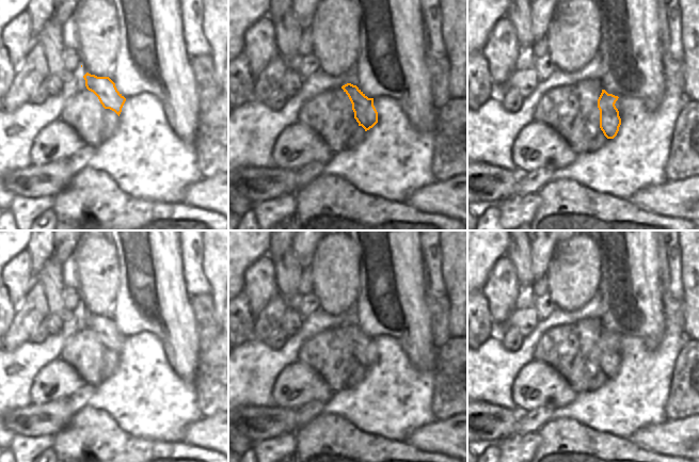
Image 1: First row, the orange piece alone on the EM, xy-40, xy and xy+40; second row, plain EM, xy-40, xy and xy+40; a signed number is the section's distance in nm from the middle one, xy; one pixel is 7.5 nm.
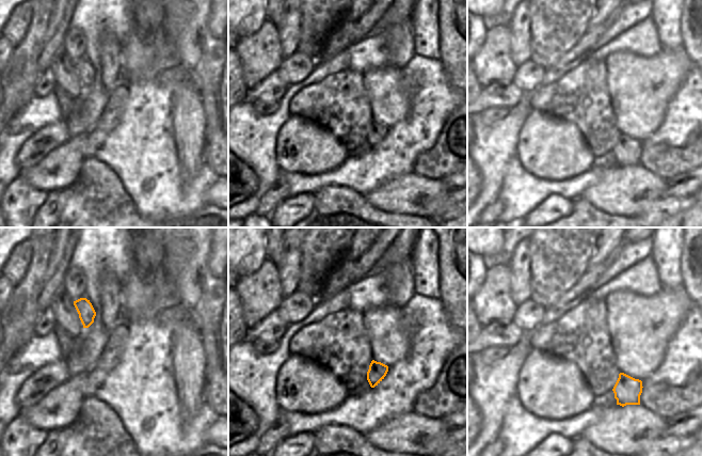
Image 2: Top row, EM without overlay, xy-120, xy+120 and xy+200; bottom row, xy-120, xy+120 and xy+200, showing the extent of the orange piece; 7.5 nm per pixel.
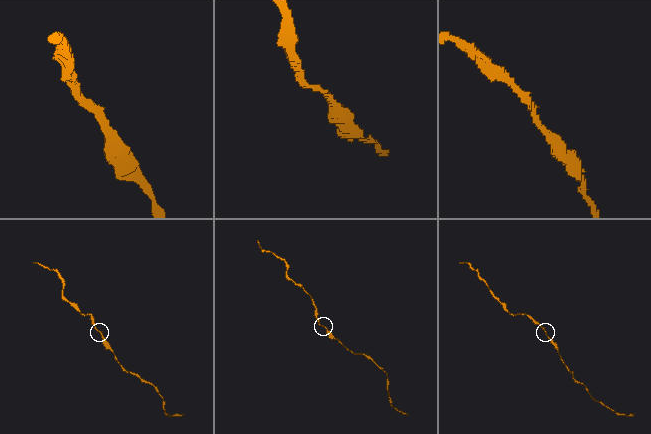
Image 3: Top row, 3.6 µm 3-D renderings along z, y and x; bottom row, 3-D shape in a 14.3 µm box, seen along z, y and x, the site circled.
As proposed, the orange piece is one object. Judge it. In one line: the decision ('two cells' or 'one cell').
one cell

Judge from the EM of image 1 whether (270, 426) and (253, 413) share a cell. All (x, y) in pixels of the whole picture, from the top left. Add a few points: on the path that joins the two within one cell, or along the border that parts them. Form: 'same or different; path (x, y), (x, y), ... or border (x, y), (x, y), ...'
same; path (266, 423), (263, 423), (257, 417)

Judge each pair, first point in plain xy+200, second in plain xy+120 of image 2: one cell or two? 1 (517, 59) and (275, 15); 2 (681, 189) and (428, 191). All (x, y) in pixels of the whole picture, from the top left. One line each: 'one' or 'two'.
1: two
2: two

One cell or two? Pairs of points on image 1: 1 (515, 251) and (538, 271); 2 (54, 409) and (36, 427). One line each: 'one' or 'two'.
1: two
2: one

